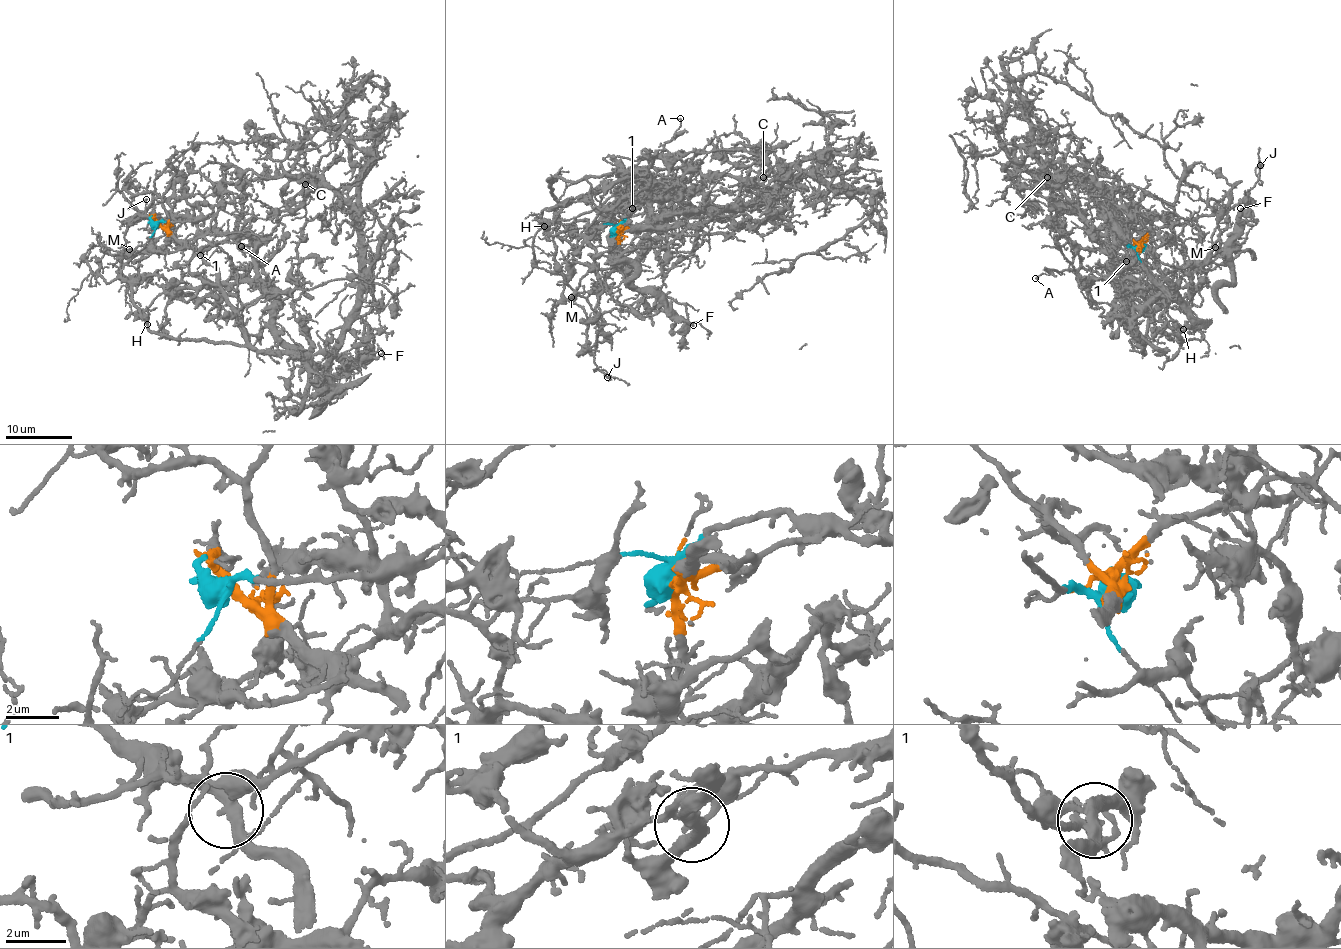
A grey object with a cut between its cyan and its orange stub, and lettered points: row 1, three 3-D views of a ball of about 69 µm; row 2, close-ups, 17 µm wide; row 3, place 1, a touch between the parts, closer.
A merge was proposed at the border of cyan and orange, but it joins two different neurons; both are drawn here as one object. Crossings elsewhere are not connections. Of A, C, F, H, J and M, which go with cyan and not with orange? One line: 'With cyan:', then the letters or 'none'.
With cyan: C, F, M

